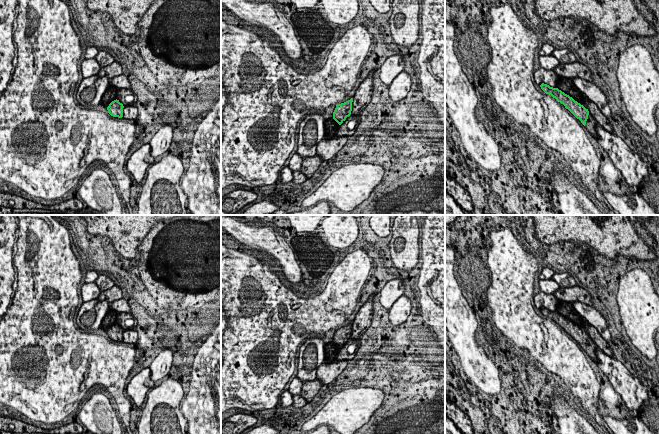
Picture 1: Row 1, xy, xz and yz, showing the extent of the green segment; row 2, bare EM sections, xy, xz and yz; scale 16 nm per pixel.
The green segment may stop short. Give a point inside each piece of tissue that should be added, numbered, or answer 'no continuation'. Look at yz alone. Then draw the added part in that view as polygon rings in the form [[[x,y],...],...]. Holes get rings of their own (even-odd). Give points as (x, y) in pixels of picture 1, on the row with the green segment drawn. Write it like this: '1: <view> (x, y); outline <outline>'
1: yz (591, 123); outline [[[588,116],[588,119],[586,121],[585,128],[590,132],[590,134],[597,139],[598,135],[596,132],[596,126],[598,125],[597,121],[592,117]]]

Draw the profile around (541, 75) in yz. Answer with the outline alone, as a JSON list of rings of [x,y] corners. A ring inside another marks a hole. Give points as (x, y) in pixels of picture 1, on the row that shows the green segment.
[[[542,67],[534,71],[533,77],[537,85],[542,83],[549,85],[550,87],[557,88],[557,82],[559,76],[553,70],[546,70]]]

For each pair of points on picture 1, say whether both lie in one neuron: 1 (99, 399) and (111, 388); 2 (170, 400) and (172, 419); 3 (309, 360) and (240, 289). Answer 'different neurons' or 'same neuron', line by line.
1: different neurons
2: same neuron
3: different neurons

